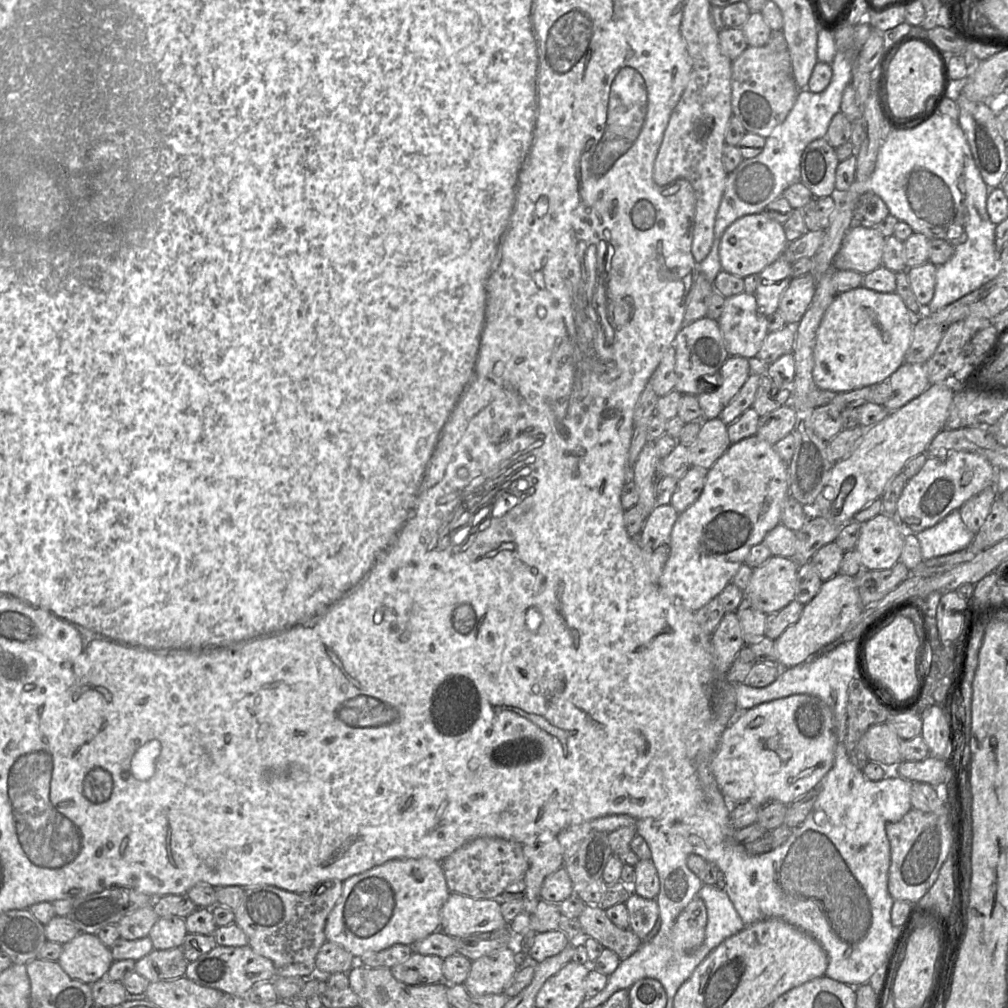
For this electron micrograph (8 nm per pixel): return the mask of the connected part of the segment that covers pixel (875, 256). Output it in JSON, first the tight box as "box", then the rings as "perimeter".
{"box":[834,225,886,275],"perimeter":[[[855,225],[846,234],[834,258],[835,270],[853,270],[863,275],[882,265],[886,237],[877,228]]]}

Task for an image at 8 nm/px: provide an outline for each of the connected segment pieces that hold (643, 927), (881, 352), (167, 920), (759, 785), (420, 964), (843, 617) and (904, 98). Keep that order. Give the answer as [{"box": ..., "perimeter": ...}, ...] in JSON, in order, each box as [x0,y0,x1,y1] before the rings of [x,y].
[{"box":[625,892,659,940],"perimeter":[[[632,892],[625,905],[628,910],[629,929],[643,940],[659,918],[656,899],[646,899]]]},{"box":[813,285,915,393],"perimeter":[[[863,285],[838,293],[816,333],[813,379],[821,390],[842,393],[872,386],[889,377],[905,362],[915,317],[896,293],[880,293]]]},{"box":[148,915,188,950],"perimeter":[[[176,915],[159,917],[148,936],[155,950],[181,947],[188,931],[185,920]]]},{"box":[710,694,836,805],"perimeter":[[[795,694],[738,713],[721,734],[710,768],[730,804],[779,801],[790,805],[829,772],[836,744],[831,708],[816,696]]]},{"box":[390,953,443,985],"perimeter":[[[413,953],[390,968],[392,975],[409,985],[429,985],[443,981],[443,961],[436,955]]]},{"box":[774,573,864,669],"perimeter":[[[837,573],[824,581],[815,597],[804,605],[799,620],[774,641],[777,664],[781,669],[790,668],[816,656],[822,647],[841,637],[861,615],[864,608],[856,577]]]},{"box":[887,41,945,116],"perimeter":[[[909,41],[892,56],[887,70],[887,100],[894,115],[917,116],[928,110],[932,99],[944,92],[945,67],[942,58],[920,41]]]}]

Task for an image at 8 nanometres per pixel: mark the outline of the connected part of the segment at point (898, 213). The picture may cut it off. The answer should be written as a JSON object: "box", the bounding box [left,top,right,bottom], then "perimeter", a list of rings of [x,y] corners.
{"box":[869,112,1001,314],"perimeter":[[[938,112],[914,129],[892,129],[880,146],[875,169],[869,180],[869,190],[883,199],[891,215],[906,222],[914,232],[922,233],[930,239],[944,239],[954,247],[952,257],[937,266],[935,292],[924,308],[926,314],[957,301],[1000,273],[1001,251],[995,245],[997,225],[991,221],[986,209],[990,188],[981,176],[958,120]]]}

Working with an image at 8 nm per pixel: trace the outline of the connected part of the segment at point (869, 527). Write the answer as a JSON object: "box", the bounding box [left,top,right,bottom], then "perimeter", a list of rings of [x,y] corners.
{"box":[856,513,905,570],"perimeter":[[[880,513],[862,523],[856,549],[861,555],[863,570],[884,570],[893,567],[899,560],[904,546],[905,530],[894,516]]]}

